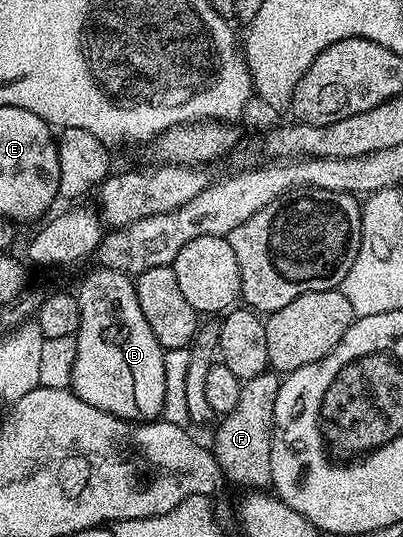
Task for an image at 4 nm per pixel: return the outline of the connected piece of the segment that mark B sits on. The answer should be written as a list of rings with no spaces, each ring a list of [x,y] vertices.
[[[97,266],[96,271],[92,271],[80,283],[80,291],[76,295],[76,300],[80,306],[80,324],[76,330],[76,356],[74,357],[74,369],[72,370],[72,385],[70,390],[76,394],[86,405],[94,405],[94,409],[109,411],[114,417],[119,419],[129,419],[132,423],[150,423],[161,418],[164,411],[164,398],[168,395],[168,367],[164,364],[166,351],[160,347],[158,339],[150,329],[146,316],[142,313],[142,306],[138,301],[135,282],[122,271],[115,271],[109,267]]]

